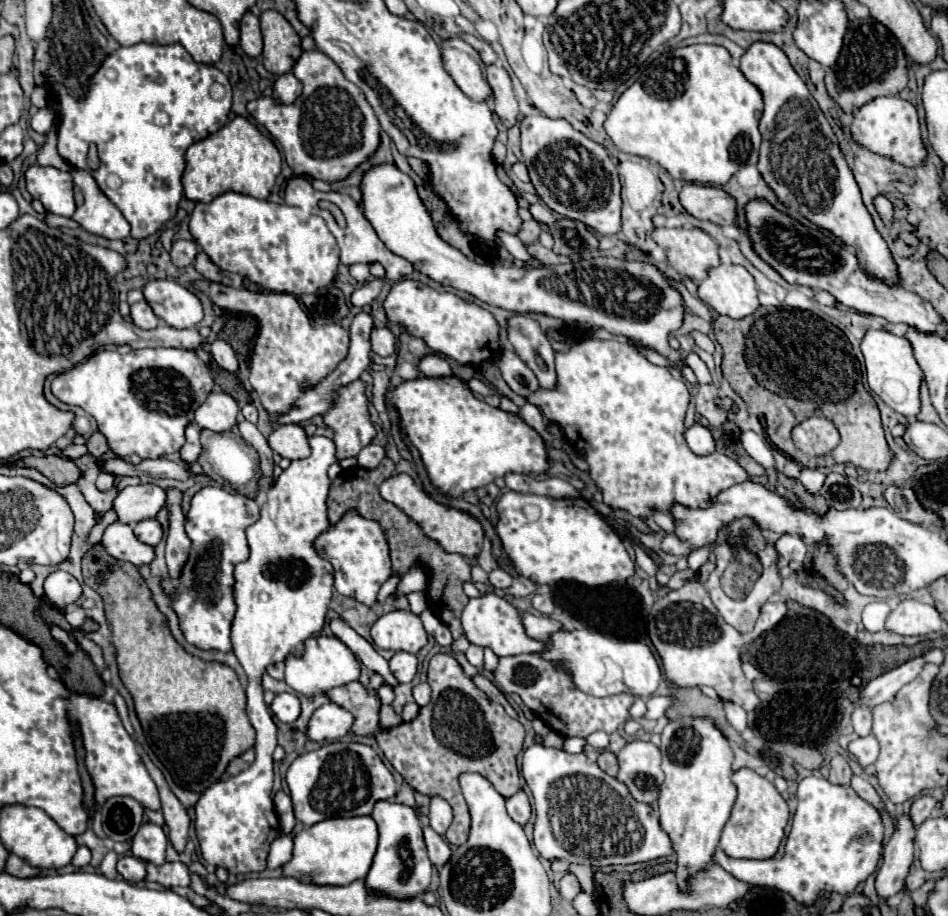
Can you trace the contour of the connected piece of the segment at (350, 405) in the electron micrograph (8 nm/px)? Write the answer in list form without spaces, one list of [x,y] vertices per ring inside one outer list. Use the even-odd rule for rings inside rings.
[[[356,380],[340,390],[334,406],[324,414],[326,426],[334,432],[336,456],[340,460],[358,456],[358,452],[368,446],[376,434],[366,410],[366,402],[368,398],[364,394],[364,384]]]

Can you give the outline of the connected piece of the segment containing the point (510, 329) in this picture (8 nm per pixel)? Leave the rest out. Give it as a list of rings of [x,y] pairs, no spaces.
[[[514,314],[506,320],[506,334],[514,350],[534,370],[542,388],[552,388],[556,380],[554,350],[540,324],[528,314]]]

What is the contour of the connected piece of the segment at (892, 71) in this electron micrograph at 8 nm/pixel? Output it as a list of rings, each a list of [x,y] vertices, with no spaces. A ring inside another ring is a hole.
[[[860,4],[850,8],[844,46],[836,64],[826,70],[824,82],[828,96],[848,114],[878,96],[896,96],[908,84],[908,74],[898,74],[898,42],[890,34],[882,36],[882,24],[876,22]]]

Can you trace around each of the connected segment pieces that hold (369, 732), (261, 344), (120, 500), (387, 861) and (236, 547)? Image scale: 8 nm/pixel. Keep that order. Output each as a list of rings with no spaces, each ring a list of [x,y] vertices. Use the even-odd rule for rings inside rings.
[[[358,680],[338,686],[326,692],[326,698],[342,708],[346,708],[354,716],[352,732],[358,736],[376,736],[384,732],[380,726],[378,714],[380,714],[380,698],[376,692],[370,692],[366,686],[362,686]]]
[[[200,280],[196,282],[196,288],[204,290],[210,300],[214,304],[218,304],[222,310],[226,312],[242,312],[242,314],[252,314],[256,316],[260,328],[258,328],[258,336],[252,342],[252,356],[250,356],[250,384],[256,390],[264,410],[268,412],[268,420],[270,426],[278,426],[278,418],[284,416],[294,402],[316,382],[320,382],[322,378],[326,378],[348,354],[350,348],[350,336],[348,332],[340,326],[340,324],[328,324],[328,326],[314,326],[308,320],[308,314],[302,310],[302,306],[298,304],[298,300],[292,294],[286,292],[250,292],[246,288],[230,288],[224,284],[216,284],[216,282],[206,282]]]
[[[138,484],[124,488],[116,496],[112,508],[118,514],[118,522],[132,524],[146,518],[154,518],[164,504],[166,504],[164,488],[156,484]]]
[[[378,800],[372,810],[372,818],[380,830],[378,852],[374,856],[374,864],[366,876],[368,886],[372,886],[380,894],[392,894],[394,898],[412,898],[420,896],[430,884],[432,862],[426,852],[422,824],[414,808],[406,804],[396,804],[390,800]]]
[[[202,488],[190,502],[186,514],[186,534],[192,540],[192,552],[188,564],[178,580],[164,580],[162,586],[168,594],[176,588],[178,600],[174,610],[180,618],[180,628],[188,642],[204,650],[232,650],[230,644],[230,624],[236,612],[232,602],[232,570],[238,562],[248,558],[248,542],[244,530],[260,518],[260,506],[242,494],[228,492],[224,488]]]

